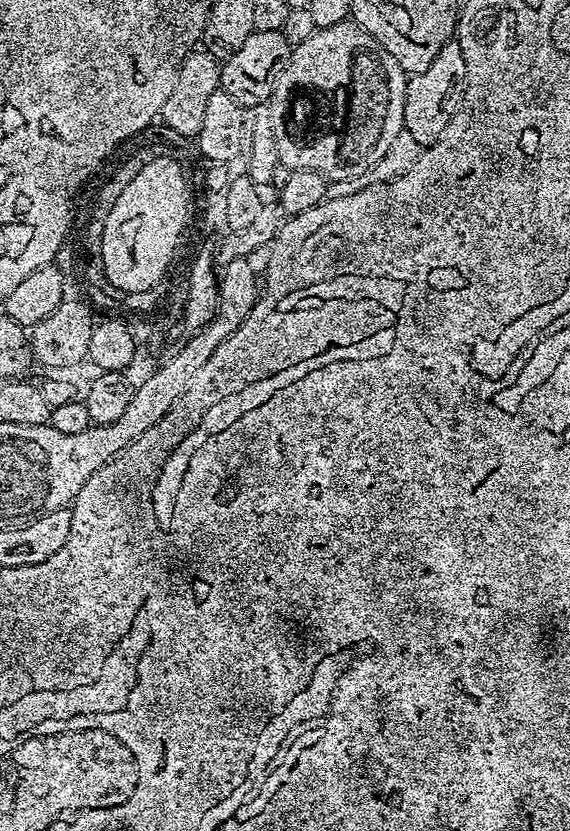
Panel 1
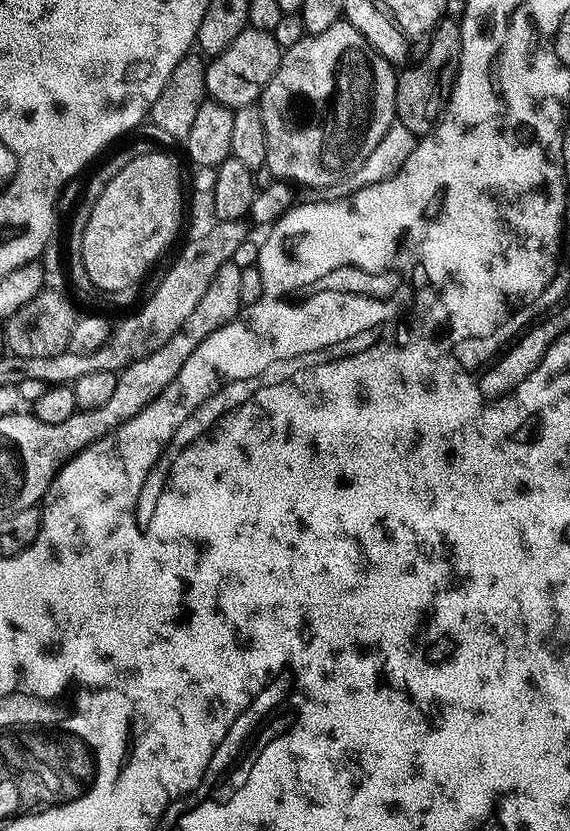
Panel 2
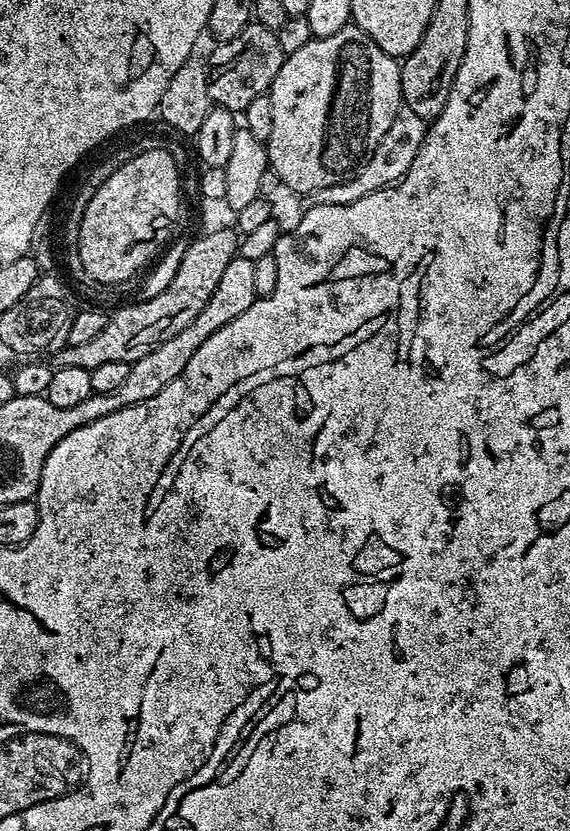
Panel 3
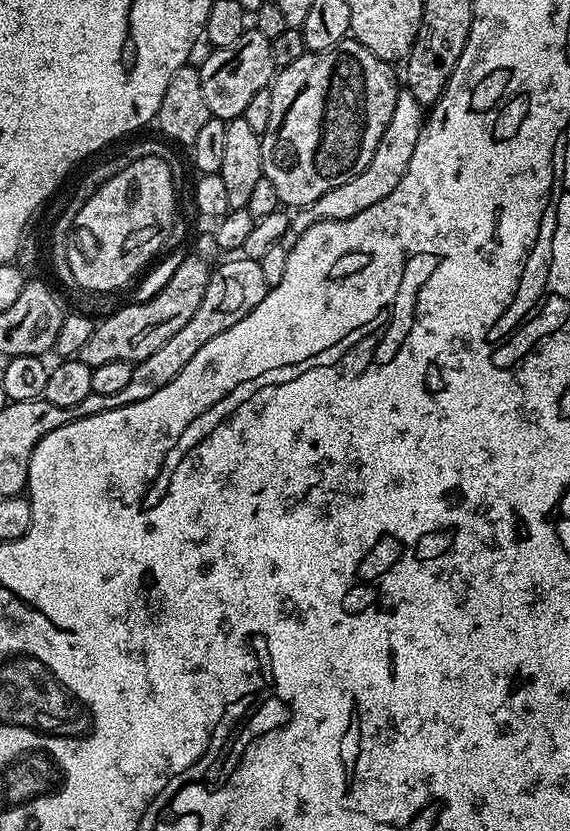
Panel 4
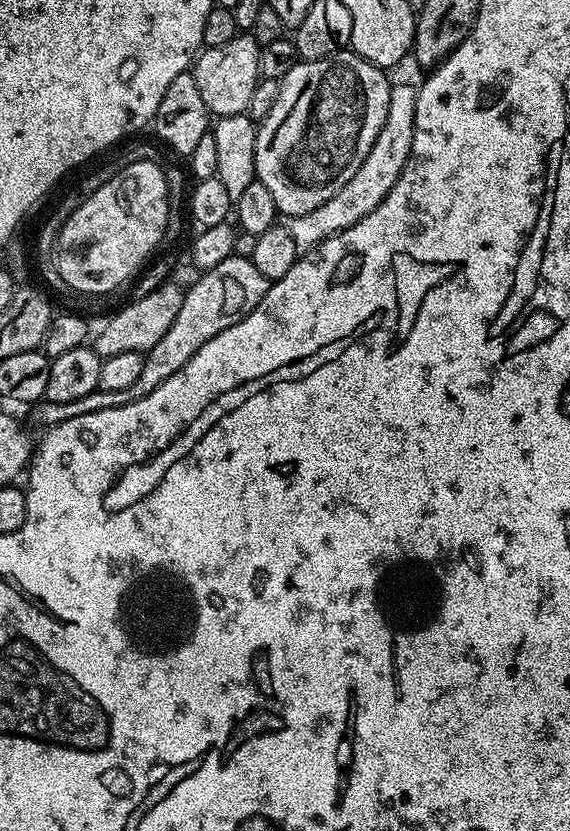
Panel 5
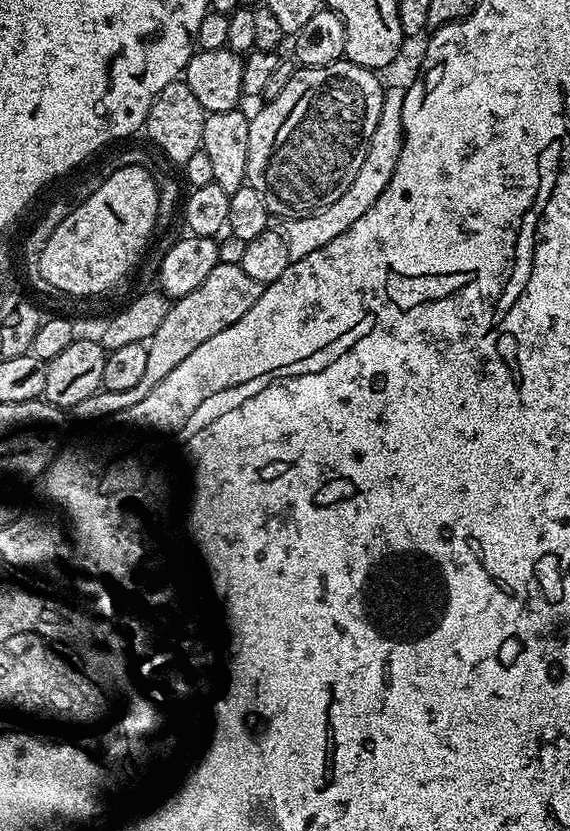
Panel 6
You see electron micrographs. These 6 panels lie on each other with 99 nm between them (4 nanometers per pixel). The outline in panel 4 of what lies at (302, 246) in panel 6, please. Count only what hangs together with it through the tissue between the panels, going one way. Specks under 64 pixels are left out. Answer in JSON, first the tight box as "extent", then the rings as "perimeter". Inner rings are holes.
{"extent":[290,90,426,234],"perimeter":[[[406,90],[396,93],[394,114],[390,114],[390,122],[386,122],[386,130],[382,130],[382,138],[378,138],[378,146],[374,150],[374,158],[350,182],[338,186],[334,190],[326,190],[322,198],[310,202],[305,208],[295,209],[290,220],[293,233],[299,234],[323,220],[345,220],[354,218],[354,214],[362,214],[362,210],[374,206],[374,202],[382,202],[398,182],[406,174],[406,166],[410,166],[410,158],[414,158],[414,146],[418,146],[418,134],[422,134],[422,126],[426,119],[426,108]]]}

